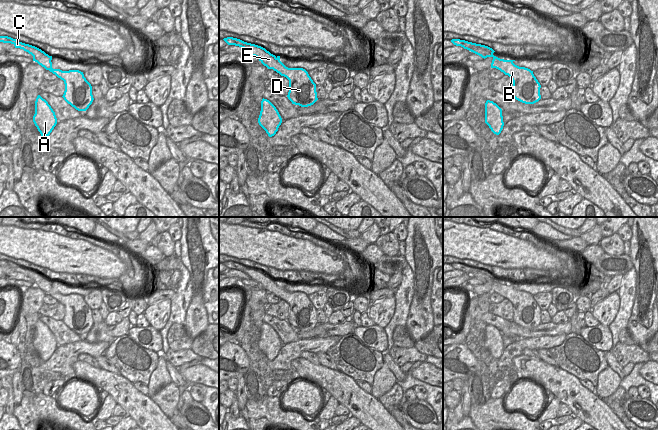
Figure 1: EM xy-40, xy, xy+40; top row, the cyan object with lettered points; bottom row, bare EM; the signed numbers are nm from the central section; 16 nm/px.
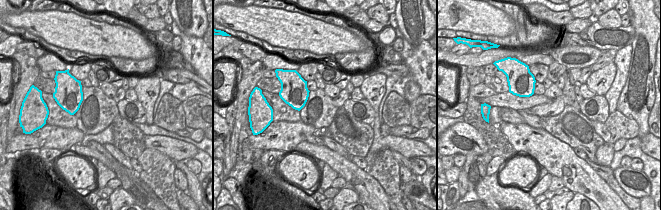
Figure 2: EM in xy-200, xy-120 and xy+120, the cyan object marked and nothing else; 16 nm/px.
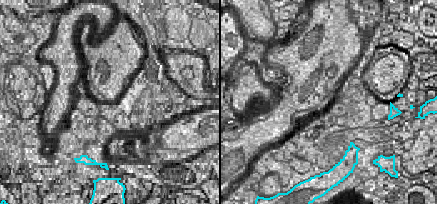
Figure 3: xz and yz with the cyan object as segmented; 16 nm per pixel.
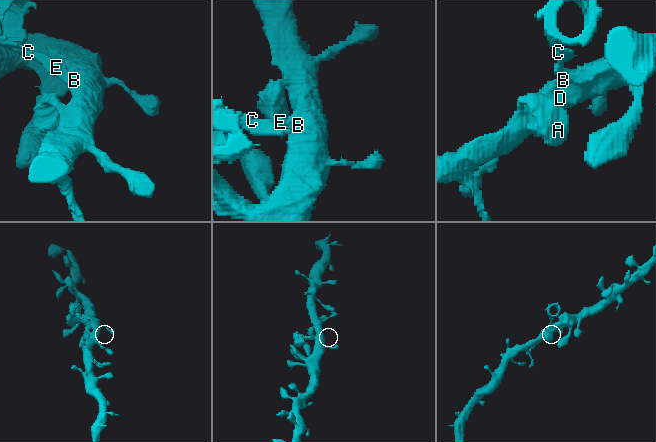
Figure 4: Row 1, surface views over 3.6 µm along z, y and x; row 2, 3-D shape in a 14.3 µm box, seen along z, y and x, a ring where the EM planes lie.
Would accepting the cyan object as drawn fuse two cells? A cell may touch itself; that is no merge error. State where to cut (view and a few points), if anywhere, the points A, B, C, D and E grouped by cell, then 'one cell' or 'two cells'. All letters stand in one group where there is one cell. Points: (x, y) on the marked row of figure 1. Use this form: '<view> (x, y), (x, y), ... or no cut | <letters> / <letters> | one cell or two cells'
xy (277, 58), (277, 61), (271, 68) | A B D / C E | two cells

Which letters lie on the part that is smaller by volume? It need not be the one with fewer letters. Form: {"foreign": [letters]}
{"foreign": ["C", "E"]}

